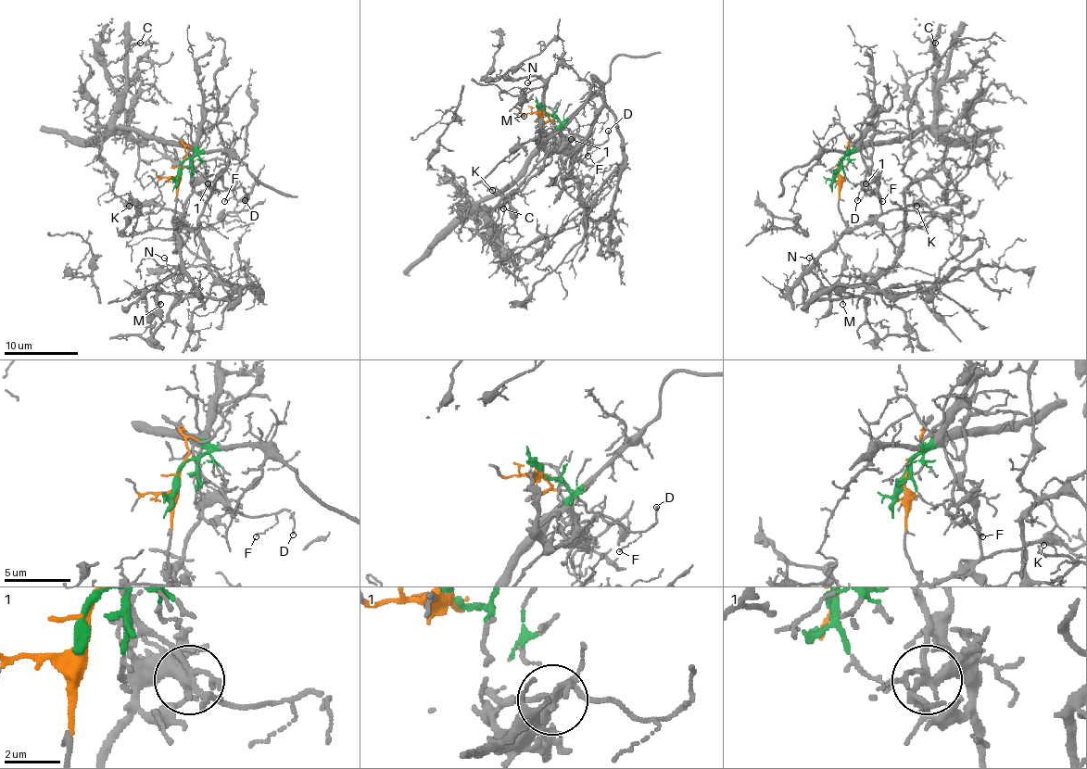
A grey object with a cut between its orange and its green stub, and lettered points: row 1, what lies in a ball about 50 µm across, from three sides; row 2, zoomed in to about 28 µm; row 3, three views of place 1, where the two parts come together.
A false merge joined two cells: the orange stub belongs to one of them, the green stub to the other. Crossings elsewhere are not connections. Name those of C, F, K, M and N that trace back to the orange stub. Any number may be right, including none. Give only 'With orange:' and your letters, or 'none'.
With orange: F, K, M, N

